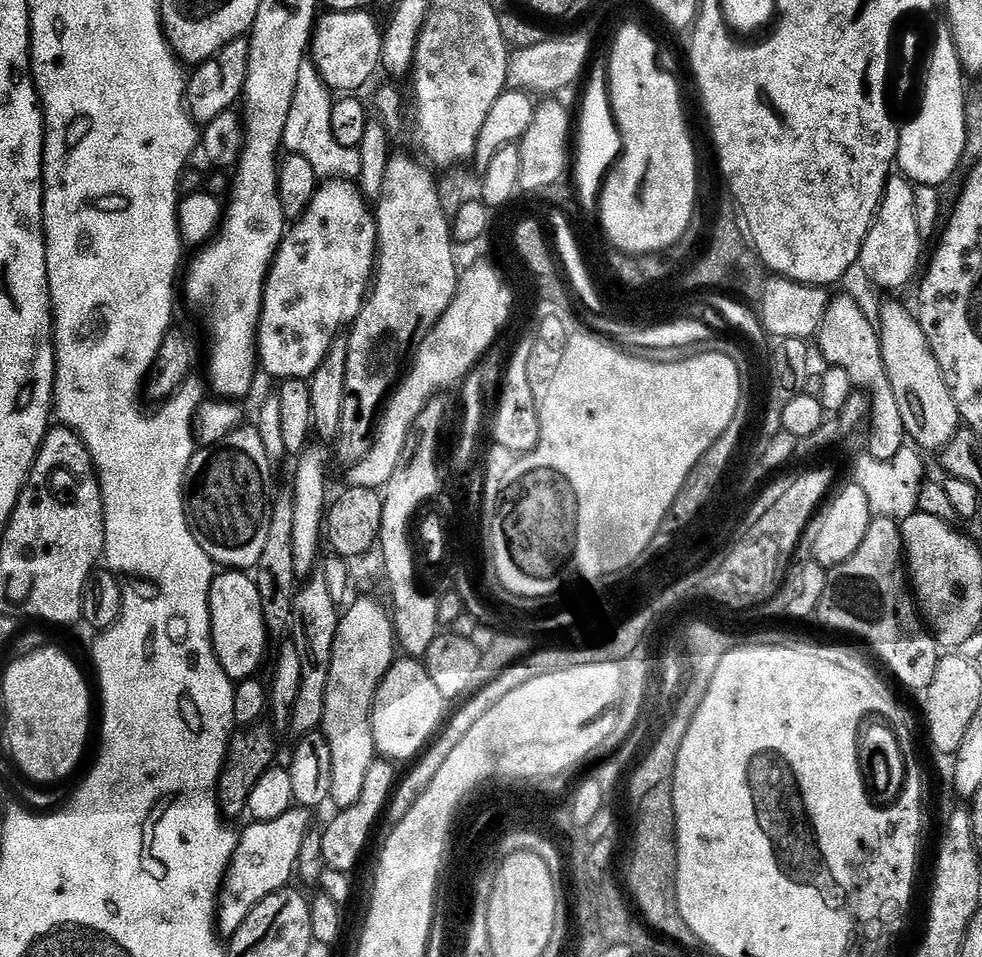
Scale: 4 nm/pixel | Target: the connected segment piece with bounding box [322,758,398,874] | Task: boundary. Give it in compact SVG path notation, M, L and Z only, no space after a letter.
M377 758L370 766L370 774L366 774L366 782L362 785L362 794L354 806L339 809L336 817L322 828L322 858L325 865L333 868L335 872L355 873L359 866L364 851L368 848L368 839L372 836L372 827L376 819L383 817L386 812L386 805L398 783L398 775L391 763L383 758Z

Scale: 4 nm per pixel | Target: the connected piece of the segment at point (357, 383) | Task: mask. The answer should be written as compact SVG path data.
M393 155L386 166L382 194L374 208L378 241L374 279L368 299L346 336L346 386L362 398L360 402L373 425L401 375L400 359L407 352L409 355L418 336L416 331L423 324L435 324L451 305L457 288L457 249L450 220L442 212L438 180L419 159L416 160Z

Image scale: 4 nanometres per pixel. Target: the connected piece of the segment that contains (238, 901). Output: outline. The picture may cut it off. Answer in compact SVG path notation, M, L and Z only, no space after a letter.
M293 806L282 818L274 818L274 822L257 820L239 833L228 873L224 875L224 885L220 887L220 899L216 901L216 926L225 937L235 934L258 902L293 883L302 838L306 838L313 827L312 816L309 809Z

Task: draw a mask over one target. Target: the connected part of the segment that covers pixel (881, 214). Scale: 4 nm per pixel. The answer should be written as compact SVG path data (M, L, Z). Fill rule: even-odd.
M896 174L884 187L884 196L876 210L876 218L860 251L859 267L880 288L904 288L911 282L916 270L921 269L917 219L915 218L914 187L903 175Z

